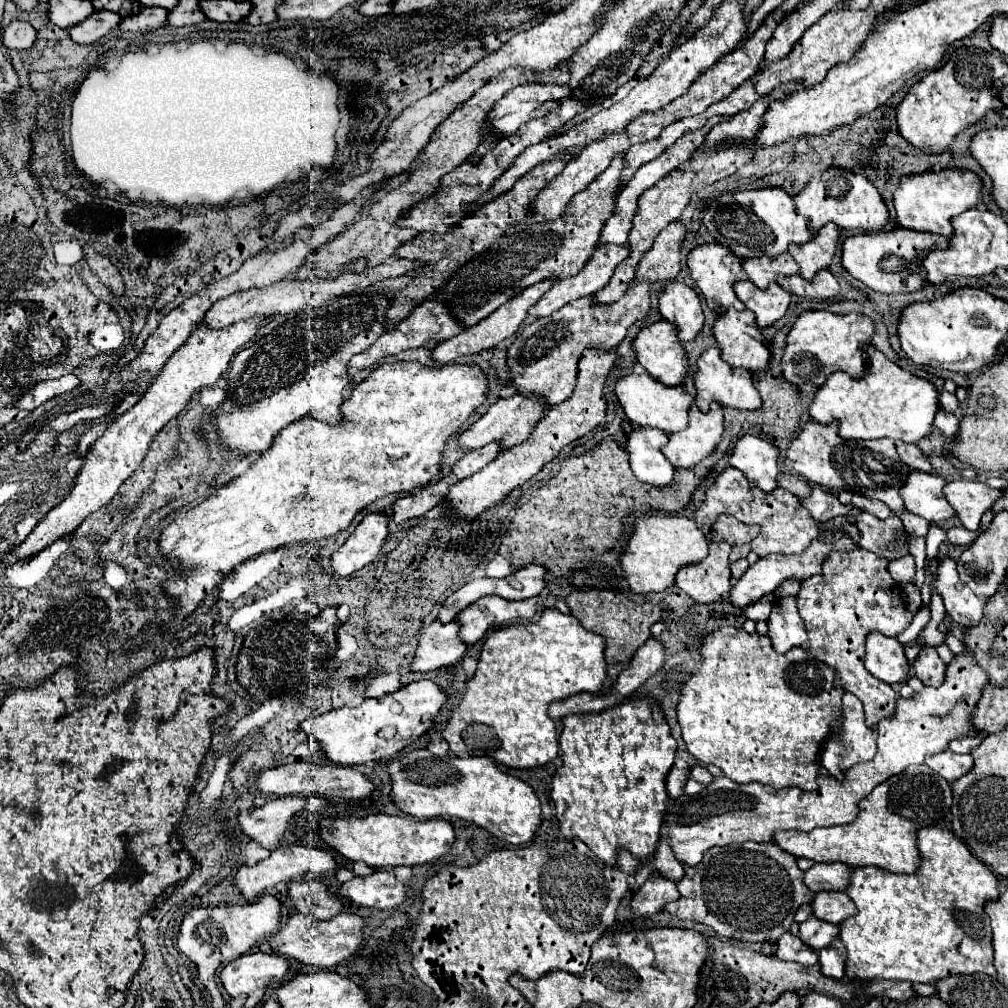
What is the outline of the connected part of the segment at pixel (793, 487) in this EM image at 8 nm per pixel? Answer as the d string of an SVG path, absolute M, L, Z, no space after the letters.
M783 472L779 478L777 478L777 482L779 482L779 486L781 488L787 488L791 494L795 494L795 496L809 496L811 494L811 484L805 480L805 478L801 478L801 476L795 476L795 474L789 474L789 472Z

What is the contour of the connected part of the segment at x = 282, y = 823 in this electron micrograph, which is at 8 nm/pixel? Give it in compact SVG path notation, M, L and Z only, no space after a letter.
M287 796L287 798L275 798L259 808L247 810L239 814L239 824L243 828L243 834L247 834L253 840L259 840L261 846L275 850L281 844L281 838L289 826L289 822L302 810L311 813L329 806L331 802L321 797Z

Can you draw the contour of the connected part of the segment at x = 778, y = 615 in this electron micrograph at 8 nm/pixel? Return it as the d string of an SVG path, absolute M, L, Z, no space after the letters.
M793 596L779 598L773 604L773 612L767 620L767 626L769 626L769 638L777 652L785 654L795 646L807 648L807 630L797 612Z

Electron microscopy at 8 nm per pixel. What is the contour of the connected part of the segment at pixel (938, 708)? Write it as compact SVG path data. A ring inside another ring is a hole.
M965 648L963 654L955 656L951 660L951 664L947 664L945 670L945 680L939 688L927 686L923 692L913 694L913 698L899 698L897 700L897 716L895 718L887 718L881 722L881 726L877 728L877 754L871 762L865 764L857 764L853 768L849 768L849 772L845 774L845 782L837 784L837 780L831 780L831 776L819 776L817 784L819 790L817 792L805 792L801 788L783 788L783 790L775 790L763 784L733 784L729 782L725 776L719 776L713 780L713 784L709 784L709 788L705 788L705 792L699 792L697 796L689 796L683 794L677 800L671 800L671 808L665 814L665 830L671 834L671 848L675 852L675 858L679 862L685 862L689 866L701 862L701 854L713 846L727 846L727 844L741 844L747 840L759 842L759 844L767 844L773 842L773 834L777 830L813 830L817 826L837 826L837 824L845 824L857 818L857 810L859 810L859 802L881 782L885 782L887 778L901 774L907 766L911 764L921 764L925 760L927 754L937 754L937 752L945 752L949 748L951 740L957 738L967 738L967 736L979 736L981 730L973 724L973 710L977 708L977 702L985 690L985 686L989 686L989 674L979 666L975 654Z

